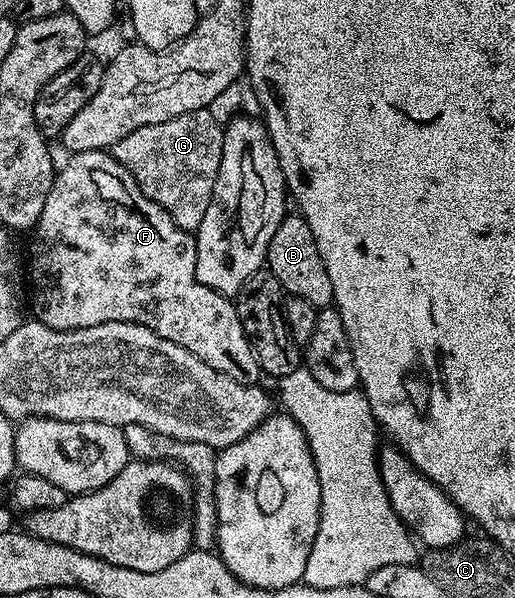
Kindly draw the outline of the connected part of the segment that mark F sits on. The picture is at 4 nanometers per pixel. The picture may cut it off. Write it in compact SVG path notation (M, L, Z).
M106 150L102 151L76 151L70 156L67 164L60 166L55 172L55 180L49 189L49 197L45 197L45 209L41 209L41 217L33 228L31 239L31 271L29 267L29 287L35 290L35 315L40 323L49 325L49 329L58 331L72 331L73 329L89 329L93 325L105 325L106 323L136 323L142 327L148 327L157 337L165 337L165 341L173 341L173 345L181 345L189 353L193 353L205 365L212 367L216 373L225 373L225 377L233 377L233 381L258 384L261 379L259 362L245 337L245 329L241 325L241 317L237 317L237 309L234 302L228 296L209 289L209 285L201 285L197 281L197 249L195 248L195 235L192 232L181 229L137 185L137 181L115 160L114 155Z

